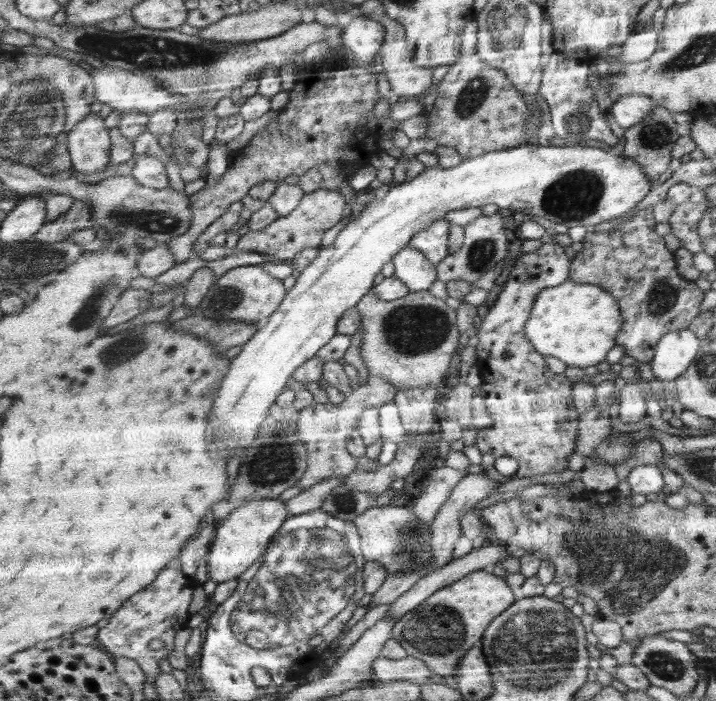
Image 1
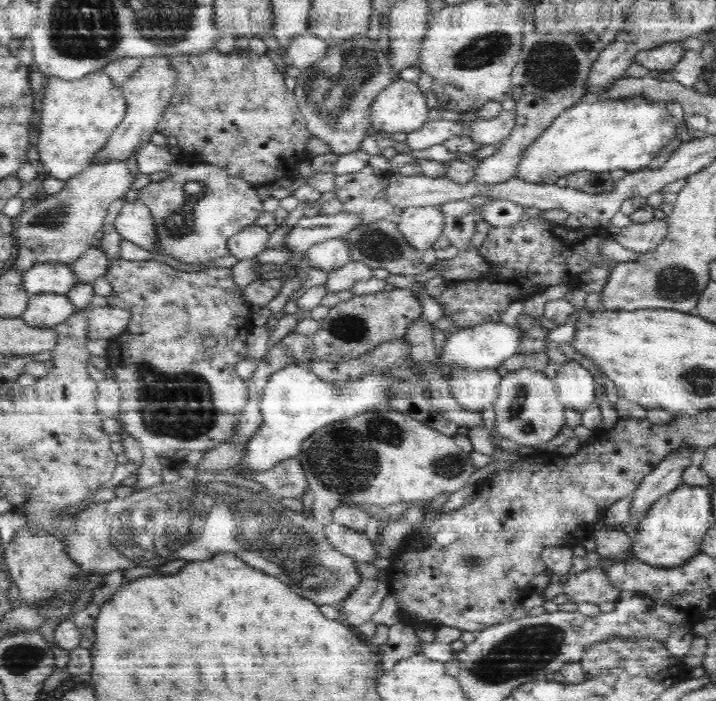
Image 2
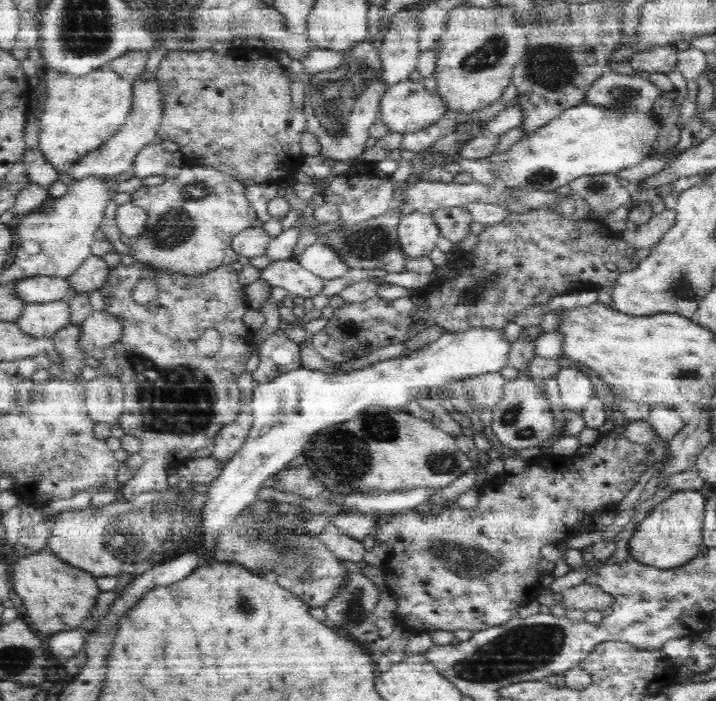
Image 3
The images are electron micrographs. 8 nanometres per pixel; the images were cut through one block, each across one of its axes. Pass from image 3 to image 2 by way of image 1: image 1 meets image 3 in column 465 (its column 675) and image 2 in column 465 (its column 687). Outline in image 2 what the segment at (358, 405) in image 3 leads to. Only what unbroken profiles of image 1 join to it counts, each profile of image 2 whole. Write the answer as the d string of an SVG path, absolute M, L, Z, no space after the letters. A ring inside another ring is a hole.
M502 321L484 322L474 327L447 333L443 351L437 356L437 358L441 356L441 364L438 364L438 367L446 365L450 368L467 368L470 371L497 369L502 364L509 363L512 356L518 353L522 333L517 324L509 326Z

